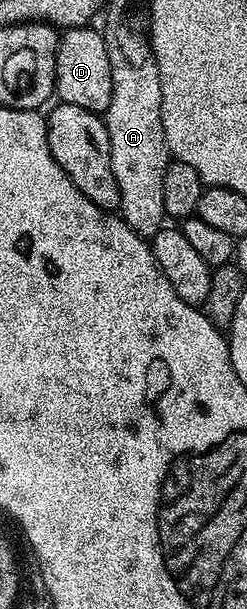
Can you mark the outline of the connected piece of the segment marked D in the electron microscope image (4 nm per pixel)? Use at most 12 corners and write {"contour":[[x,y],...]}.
{"contour":[[95,26],[60,35],[55,98],[110,105],[110,57]]}

